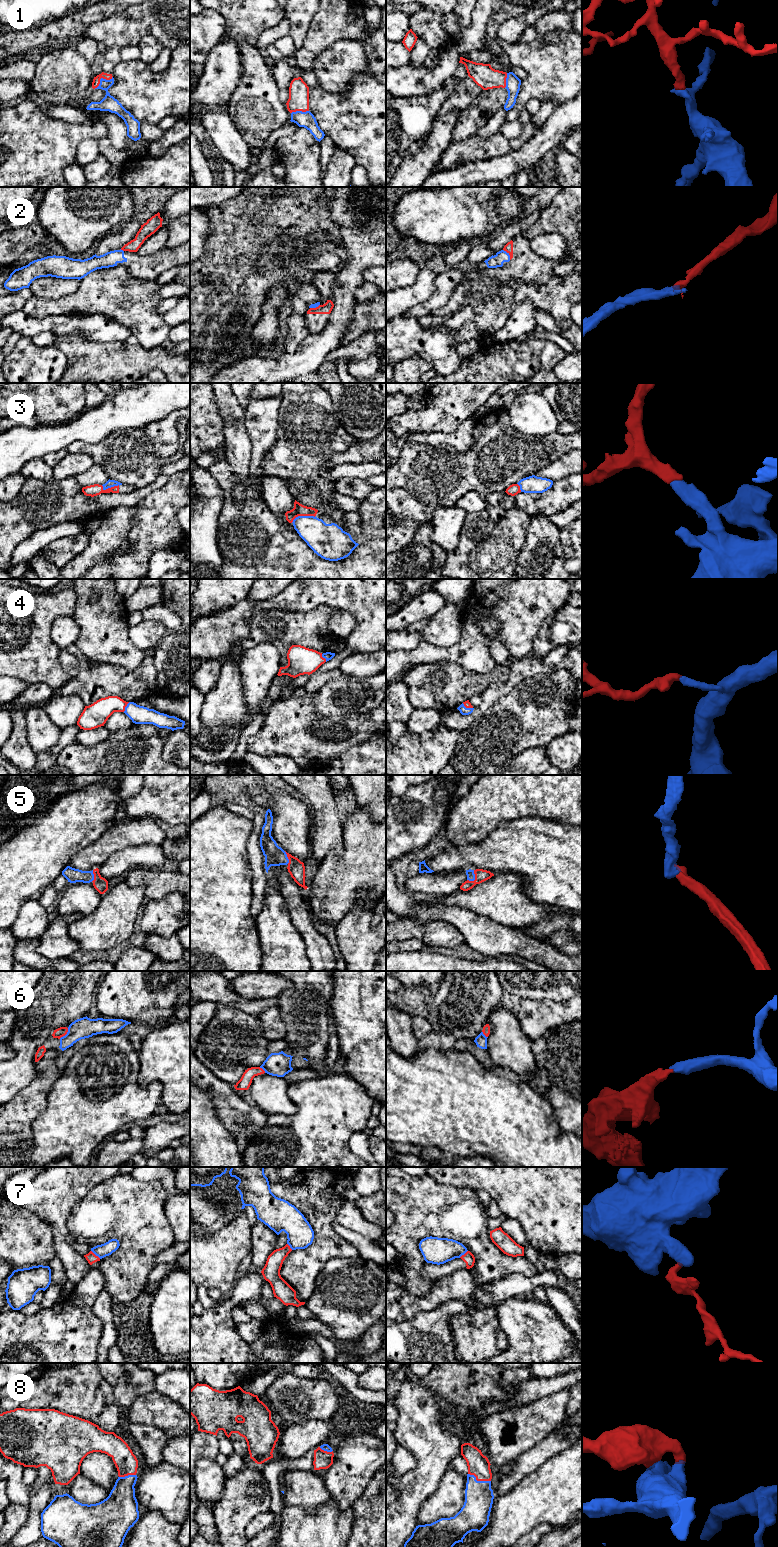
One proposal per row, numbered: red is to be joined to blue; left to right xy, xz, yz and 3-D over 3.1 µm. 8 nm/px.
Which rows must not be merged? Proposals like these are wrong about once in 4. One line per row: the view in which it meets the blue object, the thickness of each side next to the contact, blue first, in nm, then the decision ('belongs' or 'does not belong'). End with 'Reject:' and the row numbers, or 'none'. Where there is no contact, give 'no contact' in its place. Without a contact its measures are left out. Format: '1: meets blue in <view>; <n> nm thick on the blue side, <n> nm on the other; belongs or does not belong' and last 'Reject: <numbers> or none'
1: meets blue in xy; 120 nm thick on the blue side, 60 nm on the other; belongs
2: meets blue in yz; 100 nm thick on the blue side, 70 nm on the other; does not belong
3: meets blue in xz; 260 nm thick on the blue side, 100 nm on the other; belongs
4: meets blue in xy; 150 nm thick on the blue side, 190 nm on the other; belongs
5: meets blue in yz; 70 nm thick on the blue side, 100 nm on the other; belongs
6: meets blue in xy; 170 nm thick on the blue side, 80 nm on the other; belongs
7: meets blue in xy; 110 nm thick on the blue side, 80 nm on the other; does not belong
8: meets blue in yz; 220 nm thick on the blue side, 180 nm on the other; belongs
Reject: 2, 7

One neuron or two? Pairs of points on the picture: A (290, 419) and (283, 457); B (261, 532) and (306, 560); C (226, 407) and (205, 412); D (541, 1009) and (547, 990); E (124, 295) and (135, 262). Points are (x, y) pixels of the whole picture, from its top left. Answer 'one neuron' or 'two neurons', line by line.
A: one neuron
B: one neuron
C: two neurons
D: two neurons
E: two neurons

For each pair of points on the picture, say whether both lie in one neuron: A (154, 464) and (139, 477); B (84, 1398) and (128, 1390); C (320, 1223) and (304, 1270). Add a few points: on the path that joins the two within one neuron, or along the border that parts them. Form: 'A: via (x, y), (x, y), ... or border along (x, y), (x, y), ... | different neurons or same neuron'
A: via (150, 466), (143, 473) | same neuron
B: border along (101, 1373), (112, 1388), (114, 1401), (123, 1410) | different neurons
C: via (320, 1235), (320, 1251), (313, 1258) | same neuron

